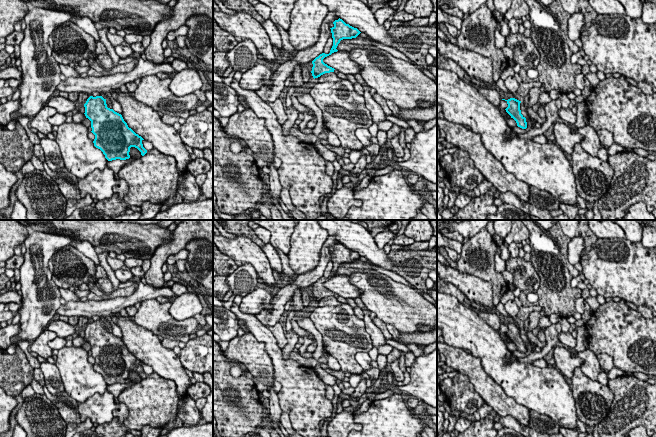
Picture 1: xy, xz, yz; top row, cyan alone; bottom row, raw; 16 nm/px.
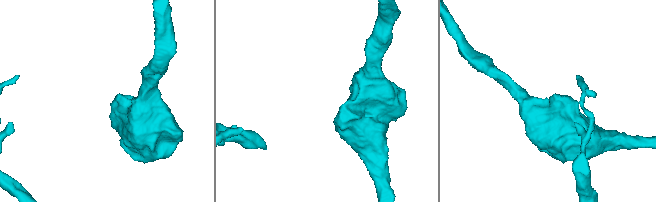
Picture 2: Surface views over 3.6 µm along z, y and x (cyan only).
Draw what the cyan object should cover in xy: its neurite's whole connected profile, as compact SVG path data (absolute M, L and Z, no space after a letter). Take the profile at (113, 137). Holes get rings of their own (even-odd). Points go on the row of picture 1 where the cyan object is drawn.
M90 96L84 104L84 107L84 114L91 121L91 132L95 135L93 141L94 146L103 152L108 161L129 159L131 147L137 148L142 156L147 153L147 150L142 144L144 139L128 127L121 114L107 107L106 99L102 96Z

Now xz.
M340 18L338 20L335 20L333 24L334 26L330 28L333 38L333 46L330 50L330 53L322 53L312 61L313 67L311 73L314 79L320 77L325 73L334 72L335 69L325 64L323 62L323 59L338 51L336 48L341 40L356 38L361 33L357 28L346 24Z

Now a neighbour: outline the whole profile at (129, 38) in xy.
M126 34L124 37L124 44L130 45L132 43L142 42L143 36L137 34Z

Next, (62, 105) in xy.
M62 96L52 97L47 103L49 107L54 108L57 113L65 114L78 108L77 103L70 101L68 98Z

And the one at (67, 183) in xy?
M43 162L44 169L48 175L56 174L56 183L63 196L68 199L80 199L80 190L78 188L78 178L70 173L66 167L53 171L48 168L46 162Z

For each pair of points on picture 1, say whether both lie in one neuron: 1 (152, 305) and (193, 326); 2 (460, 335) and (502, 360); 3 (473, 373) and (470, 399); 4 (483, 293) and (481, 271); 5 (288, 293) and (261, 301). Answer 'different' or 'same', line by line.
1: same
2: same
3: different
4: different
5: different

